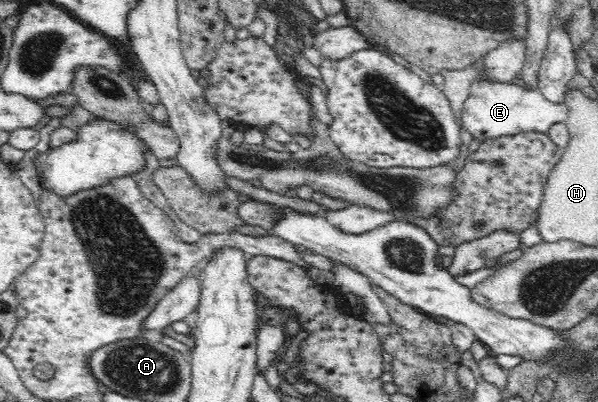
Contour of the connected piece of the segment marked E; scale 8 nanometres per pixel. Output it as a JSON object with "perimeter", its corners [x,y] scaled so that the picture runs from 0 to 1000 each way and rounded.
{"perimeter":[[[799,204],[789,219],[789,239],[779,249],[773,274],[773,313],[806,351],[833,341],[856,338],[878,328],[906,328],[916,333],[930,311],[952,301],[950,266],[943,259],[920,254],[903,226],[880,224],[846,209],[813,209]]]}

